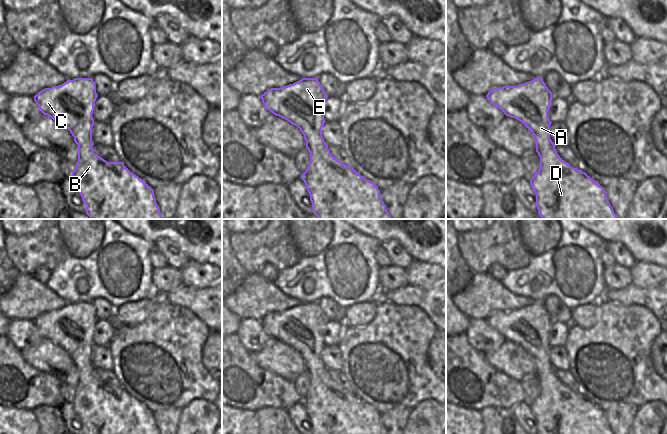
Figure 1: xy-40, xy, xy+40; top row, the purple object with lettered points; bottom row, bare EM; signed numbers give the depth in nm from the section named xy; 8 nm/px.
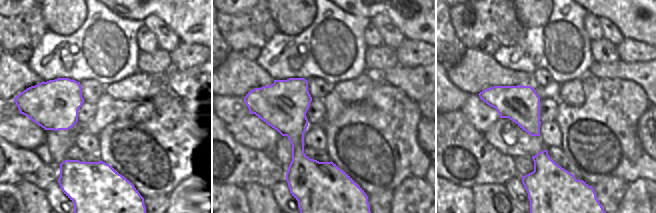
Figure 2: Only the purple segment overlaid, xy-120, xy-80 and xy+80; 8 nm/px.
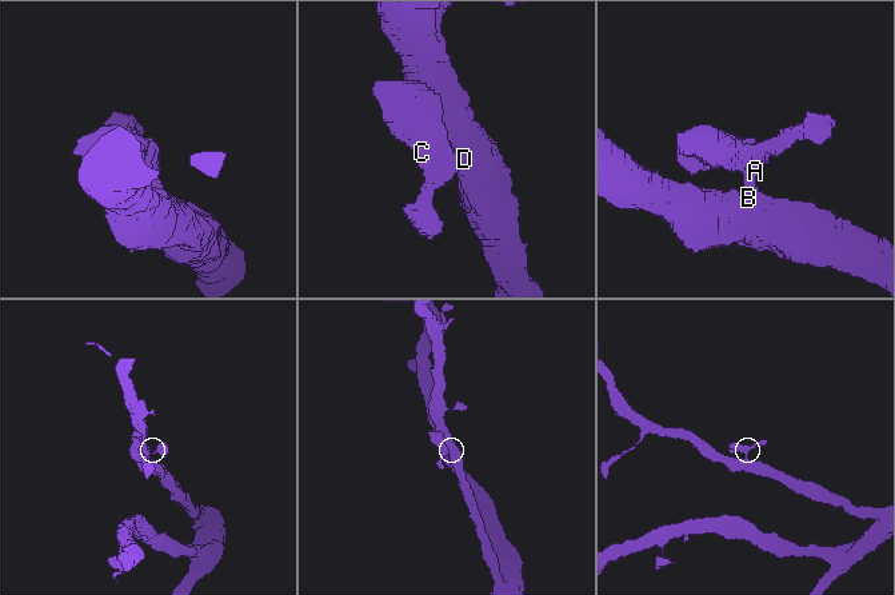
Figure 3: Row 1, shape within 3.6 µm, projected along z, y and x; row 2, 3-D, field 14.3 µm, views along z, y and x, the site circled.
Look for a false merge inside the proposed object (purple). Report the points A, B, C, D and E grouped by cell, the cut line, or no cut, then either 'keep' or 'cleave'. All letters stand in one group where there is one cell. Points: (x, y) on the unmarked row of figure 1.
A B C D E | no cut | keep

